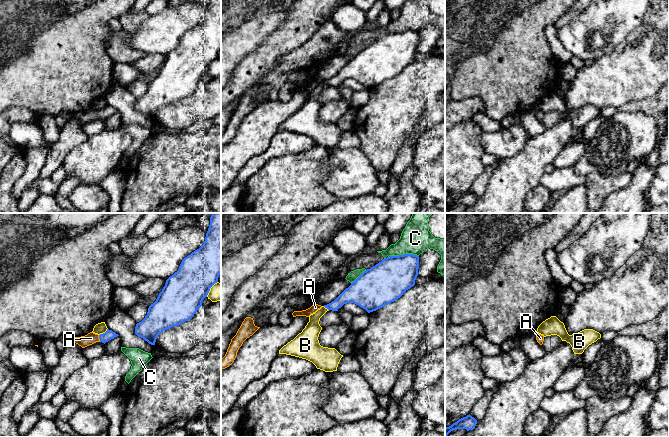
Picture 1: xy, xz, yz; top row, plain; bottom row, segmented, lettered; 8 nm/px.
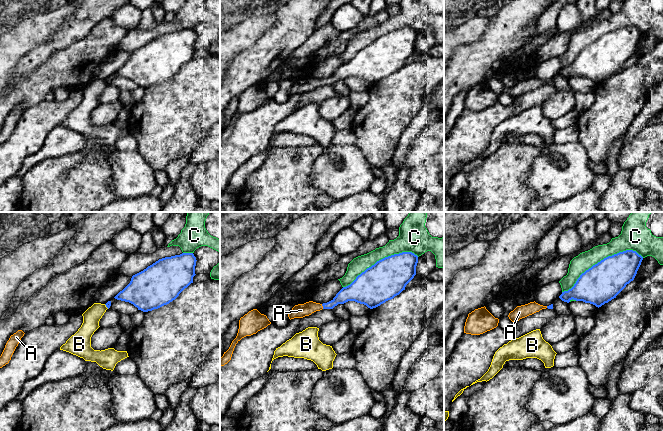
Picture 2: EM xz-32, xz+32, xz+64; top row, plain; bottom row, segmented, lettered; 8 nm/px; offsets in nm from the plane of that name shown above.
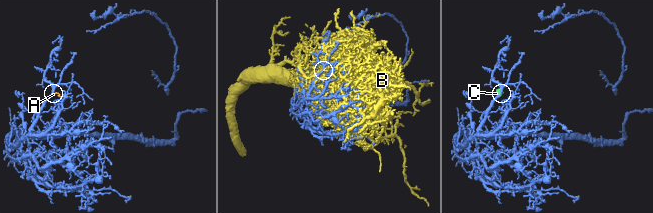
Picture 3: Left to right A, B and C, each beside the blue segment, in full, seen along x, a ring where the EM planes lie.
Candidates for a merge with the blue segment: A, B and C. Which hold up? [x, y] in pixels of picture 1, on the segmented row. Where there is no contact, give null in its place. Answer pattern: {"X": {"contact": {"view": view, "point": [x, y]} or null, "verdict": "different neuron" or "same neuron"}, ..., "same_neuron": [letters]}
{"A": {"contact": {"view": "xy", "point": [99, 338]}, "verdict": "same neuron"}, "B": {"contact": {"view": "xy", "point": [103, 333]}, "verdict": "different neuron"}, "C": {"contact": {"view": "xz", "point": [404, 254]}, "verdict": "different neuron"}, "same_neuron": ["A"]}

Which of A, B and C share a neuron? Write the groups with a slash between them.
A / B / C

